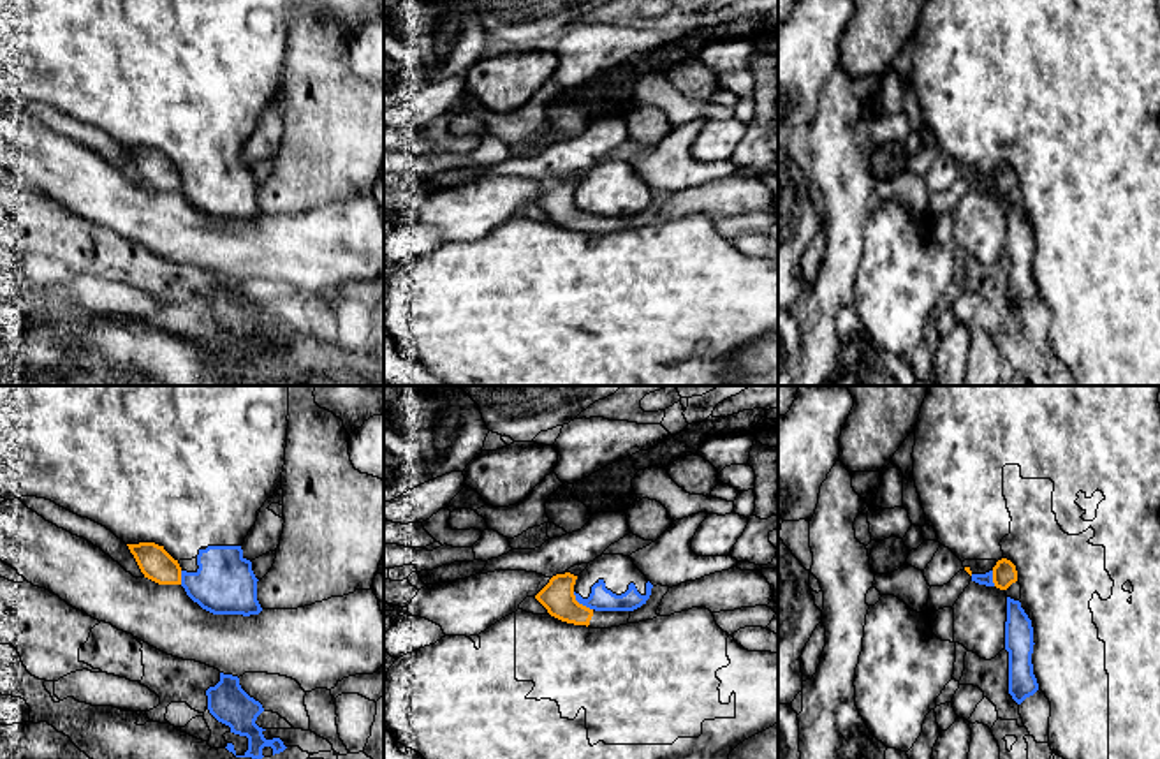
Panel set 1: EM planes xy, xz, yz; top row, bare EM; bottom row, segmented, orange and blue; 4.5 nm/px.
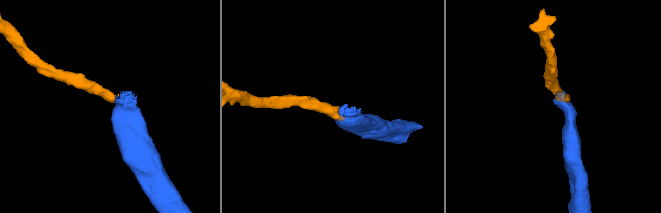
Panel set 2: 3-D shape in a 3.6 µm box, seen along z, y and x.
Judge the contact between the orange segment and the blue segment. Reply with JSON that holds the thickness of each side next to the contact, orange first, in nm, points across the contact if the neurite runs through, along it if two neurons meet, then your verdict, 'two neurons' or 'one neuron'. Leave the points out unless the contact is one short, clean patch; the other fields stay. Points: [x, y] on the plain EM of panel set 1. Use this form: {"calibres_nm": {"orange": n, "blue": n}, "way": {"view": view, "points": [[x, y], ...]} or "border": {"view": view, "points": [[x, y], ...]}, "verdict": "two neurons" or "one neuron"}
{"calibres_nm": {"orange": 150, "blue": 110}, "border": {"view": "xz", "points": [[572, 198], [580, 208], [592, 215]]}, "verdict": "two neurons"}

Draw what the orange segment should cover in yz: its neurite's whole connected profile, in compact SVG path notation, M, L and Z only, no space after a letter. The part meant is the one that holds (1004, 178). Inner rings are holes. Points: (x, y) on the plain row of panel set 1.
M1007 164L998 166L996 171L993 173L995 192L1000 195L1007 195L1016 187L1017 187L1016 171Z

